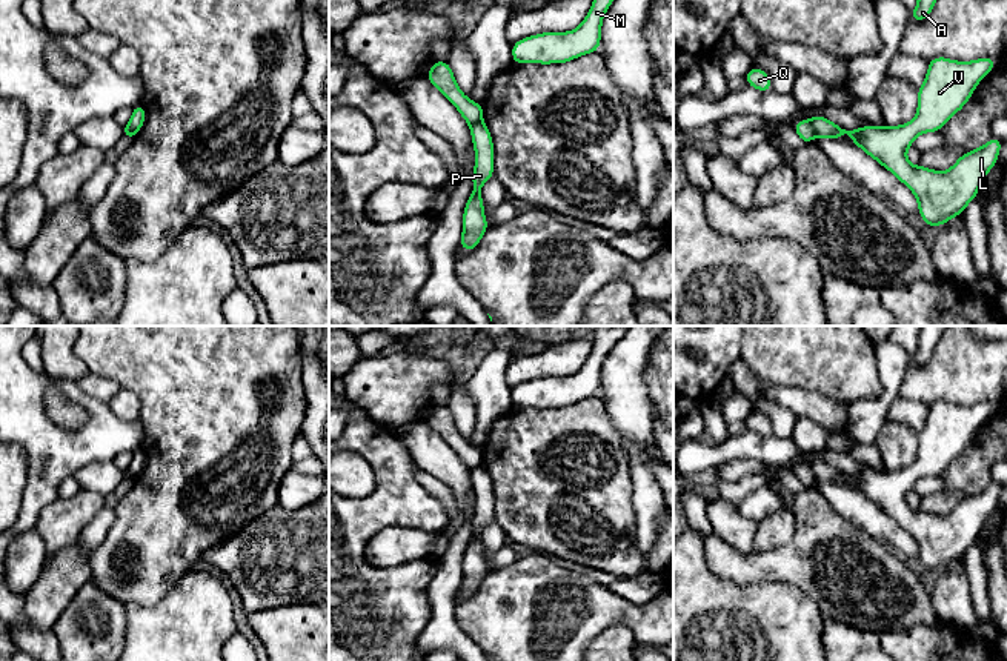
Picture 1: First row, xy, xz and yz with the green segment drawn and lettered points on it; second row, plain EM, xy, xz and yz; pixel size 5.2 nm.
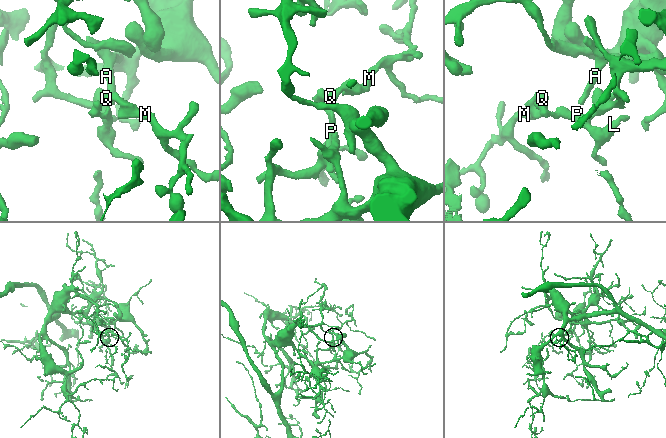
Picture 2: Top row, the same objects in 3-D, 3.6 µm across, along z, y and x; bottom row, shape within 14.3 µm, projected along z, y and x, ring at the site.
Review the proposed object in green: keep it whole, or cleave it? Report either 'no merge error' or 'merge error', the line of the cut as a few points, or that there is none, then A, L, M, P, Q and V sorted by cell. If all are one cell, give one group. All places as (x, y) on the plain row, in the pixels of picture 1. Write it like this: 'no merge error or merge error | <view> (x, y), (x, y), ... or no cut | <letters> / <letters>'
merge error | yz (807, 465), (817, 480) | A L P V / M Q

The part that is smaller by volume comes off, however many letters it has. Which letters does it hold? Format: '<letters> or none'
M, Q

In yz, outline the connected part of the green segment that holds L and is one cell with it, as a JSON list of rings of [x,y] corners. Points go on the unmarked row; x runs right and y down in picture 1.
[[[990,401],[973,406],[932,403],[926,424],[918,432],[918,457],[912,466],[901,470],[864,470],[846,475],[821,460],[809,466],[821,483],[839,484],[847,478],[853,489],[895,518],[915,538],[924,567],[935,573],[961,560],[978,540],[984,521],[998,507],[1004,484],[992,481],[984,490],[962,498],[946,517],[913,510],[906,497],[919,478],[939,477],[995,410],[996,406]]]

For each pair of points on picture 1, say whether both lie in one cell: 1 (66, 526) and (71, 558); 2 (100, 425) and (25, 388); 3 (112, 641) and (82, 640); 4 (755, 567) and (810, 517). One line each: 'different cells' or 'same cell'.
1: different cells
2: same cell
3: same cell
4: same cell

